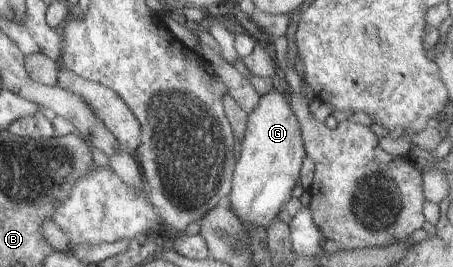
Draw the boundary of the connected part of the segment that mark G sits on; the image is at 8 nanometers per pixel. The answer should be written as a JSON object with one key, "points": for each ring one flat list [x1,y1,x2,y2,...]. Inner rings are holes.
{"points":[[271,88,268,93,259,96,259,102,248,115,247,128,240,144,242,150,234,167,232,190,225,205,233,210,243,230,249,233,249,228,255,226,269,228,285,202,292,198,295,186,300,184,300,171,306,158,305,142,301,124,285,94]]}

